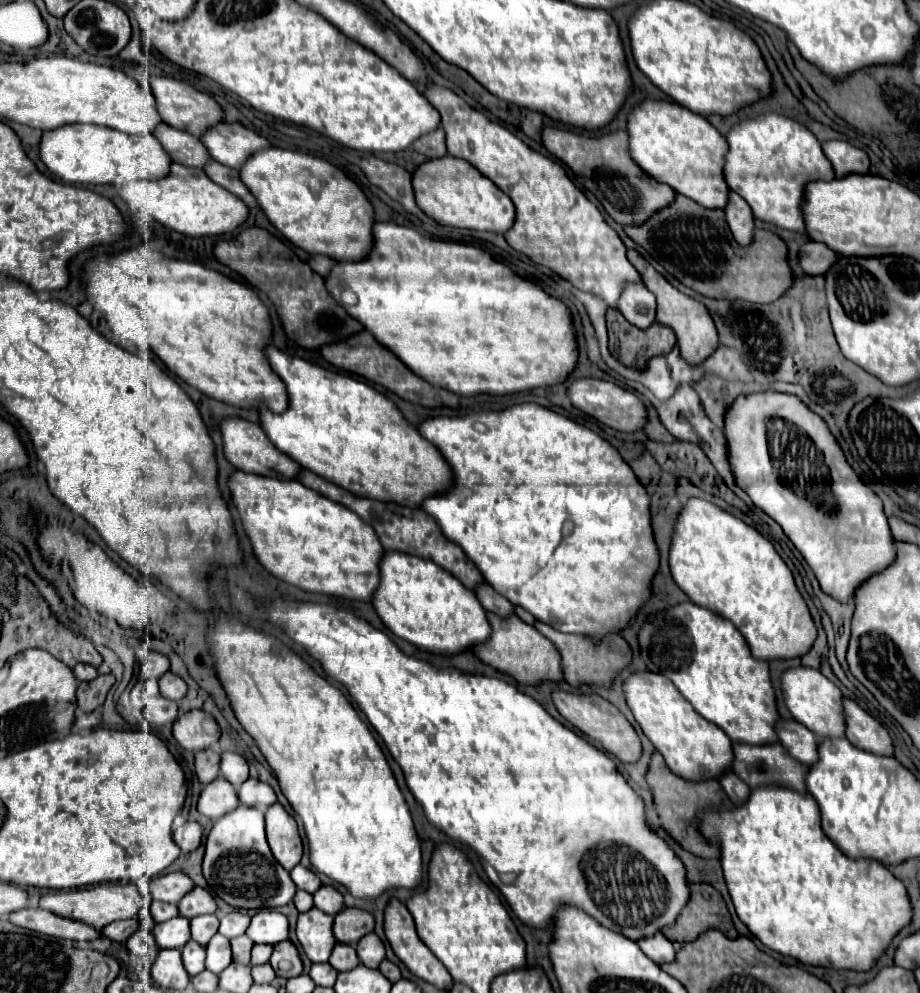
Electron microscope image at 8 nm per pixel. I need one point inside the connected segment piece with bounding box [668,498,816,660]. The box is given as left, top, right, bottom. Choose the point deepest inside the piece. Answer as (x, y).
(719, 562)

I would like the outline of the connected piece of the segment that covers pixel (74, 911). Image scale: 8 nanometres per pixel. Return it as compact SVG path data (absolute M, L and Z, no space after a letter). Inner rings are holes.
M98 884L98 886L82 888L82 890L46 894L46 896L40 898L38 906L48 910L48 912L52 912L52 914L56 914L56 916L70 918L70 920L76 920L76 922L82 922L82 924L88 924L88 926L100 930L100 928L104 928L110 922L134 918L136 912L148 902L150 902L150 898L142 898L134 884L126 884L126 886L120 886L120 884Z

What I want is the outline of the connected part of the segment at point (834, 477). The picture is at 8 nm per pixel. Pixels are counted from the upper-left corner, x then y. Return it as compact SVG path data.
M776 392L746 398L740 396L726 414L726 440L728 456L732 456L732 472L736 472L736 484L740 484L758 508L782 526L784 534L814 570L824 594L840 604L848 604L868 578L894 564L896 544L882 510L882 500L848 466L838 442L828 432L822 418L810 412L798 398Z

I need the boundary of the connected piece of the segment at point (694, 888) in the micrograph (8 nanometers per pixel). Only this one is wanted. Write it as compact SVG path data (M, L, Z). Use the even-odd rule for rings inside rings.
M690 884L690 900L678 914L676 922L664 926L662 932L672 942L688 942L710 926L722 930L728 938L738 936L720 892L708 884Z

